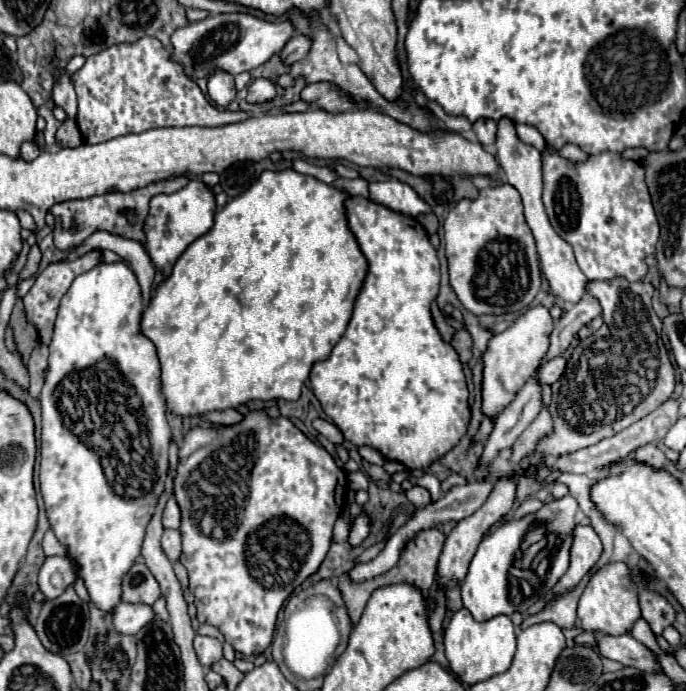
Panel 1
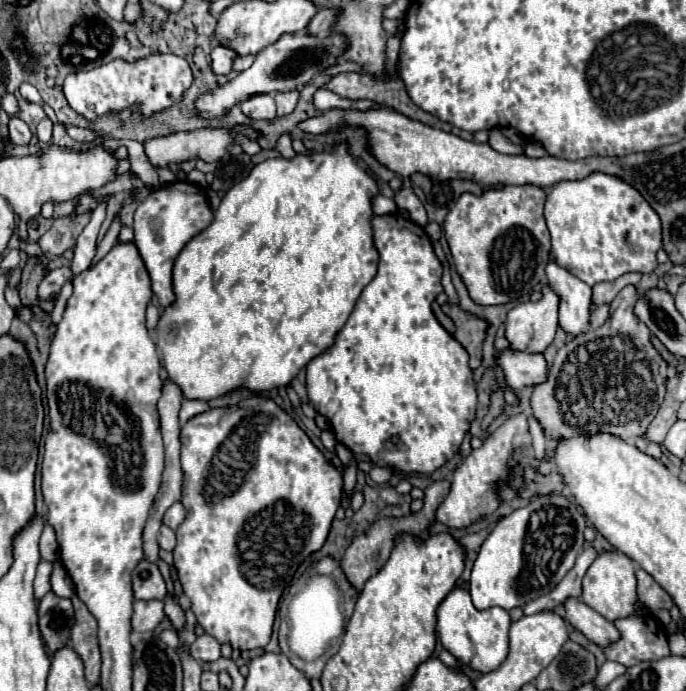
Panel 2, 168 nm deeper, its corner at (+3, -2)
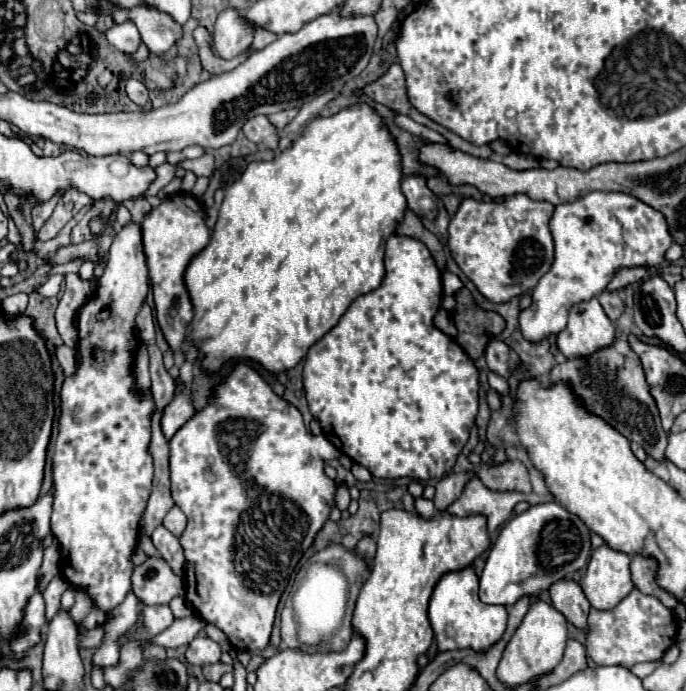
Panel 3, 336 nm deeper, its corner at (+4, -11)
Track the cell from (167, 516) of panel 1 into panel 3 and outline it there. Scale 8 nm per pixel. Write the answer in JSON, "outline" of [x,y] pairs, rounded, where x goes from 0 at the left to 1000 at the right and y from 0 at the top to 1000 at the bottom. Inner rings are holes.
{"outline":[[[252,734],[252,737],[241,745],[238,760],[241,760],[252,774],[264,777],[267,768],[270,768],[270,763],[273,763],[273,748],[270,748],[270,742],[267,742],[261,734]]]}

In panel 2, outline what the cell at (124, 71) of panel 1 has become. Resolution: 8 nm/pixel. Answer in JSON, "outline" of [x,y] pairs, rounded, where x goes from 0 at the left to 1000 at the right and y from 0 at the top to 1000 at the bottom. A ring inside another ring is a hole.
{"outline":[[[219,78],[219,84],[201,90],[166,87],[125,104],[99,107],[93,116],[93,139],[111,165],[137,179],[155,165],[169,165],[187,156],[207,162],[210,171],[224,168],[259,151],[277,122],[280,101],[268,84],[257,78]]]}

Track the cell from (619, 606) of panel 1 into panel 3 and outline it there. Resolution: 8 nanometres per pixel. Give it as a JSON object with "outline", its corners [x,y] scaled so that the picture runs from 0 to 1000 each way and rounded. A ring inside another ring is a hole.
{"outline":[[[885,786],[870,792],[847,838],[850,858],[867,881],[894,881],[923,852],[917,829],[920,806],[891,795]]]}

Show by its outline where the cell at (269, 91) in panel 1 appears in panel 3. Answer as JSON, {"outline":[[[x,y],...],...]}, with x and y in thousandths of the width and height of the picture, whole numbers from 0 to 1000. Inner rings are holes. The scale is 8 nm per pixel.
{"outline":[[[375,166],[369,172],[363,172],[354,181],[354,192],[363,204],[392,213],[392,216],[404,216],[404,187],[392,178],[392,172],[386,166]]]}

